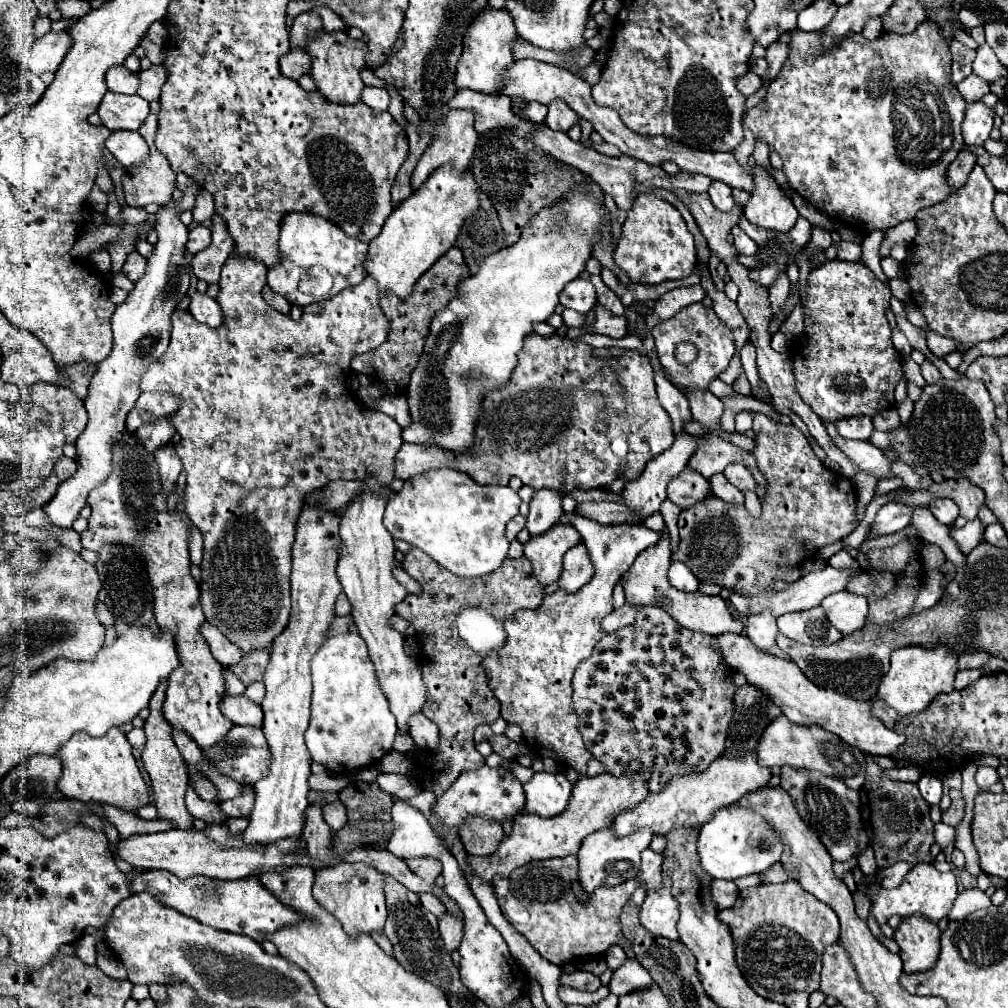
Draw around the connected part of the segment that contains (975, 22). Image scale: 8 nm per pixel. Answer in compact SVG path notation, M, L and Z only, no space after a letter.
M963 8L957 15L957 20L965 27L974 28L977 26L983 26L984 20L982 20L976 12L972 12L970 9Z

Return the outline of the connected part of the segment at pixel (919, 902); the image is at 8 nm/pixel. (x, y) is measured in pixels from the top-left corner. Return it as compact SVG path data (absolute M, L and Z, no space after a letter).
M916 864L902 880L902 884L894 890L886 890L880 888L878 898L872 906L872 912L878 920L878 924L884 924L890 916L898 914L898 916L910 916L910 914L924 914L928 916L932 922L938 922L940 918L944 918L950 910L952 904L958 896L958 886L956 886L956 878L952 872L938 872L932 864Z

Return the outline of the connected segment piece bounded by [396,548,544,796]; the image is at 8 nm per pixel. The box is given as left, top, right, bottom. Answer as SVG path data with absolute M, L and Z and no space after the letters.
M410 548L404 554L402 568L422 586L422 594L408 594L400 604L396 604L396 614L404 620L408 620L416 628L416 642L422 648L422 680L426 684L426 702L422 708L422 714L430 718L438 730L440 730L440 744L438 750L414 750L414 772L418 778L418 784L422 790L432 790L436 796L442 796L444 790L450 788L450 784L464 772L464 770L476 770L484 766L484 756L476 752L474 748L474 728L480 724L492 724L500 718L500 702L492 694L492 688L488 686L488 678L482 668L482 660L502 648L506 636L504 636L504 620L512 618L518 610L524 608L538 608L544 600L544 588L536 580L532 566L526 556L520 558L506 558L498 570L492 574L486 574L482 578L462 578L454 576L448 570L444 570L438 562L432 562L428 554L424 554L420 548Z

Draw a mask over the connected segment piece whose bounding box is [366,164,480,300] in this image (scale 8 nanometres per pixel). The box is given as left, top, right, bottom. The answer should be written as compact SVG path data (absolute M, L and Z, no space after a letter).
M448 164L436 168L410 198L392 210L382 232L370 242L366 260L366 272L376 278L380 296L384 292L394 292L404 300L412 294L416 280L454 246L464 220L480 208L478 192L480 186L470 170L456 172Z

